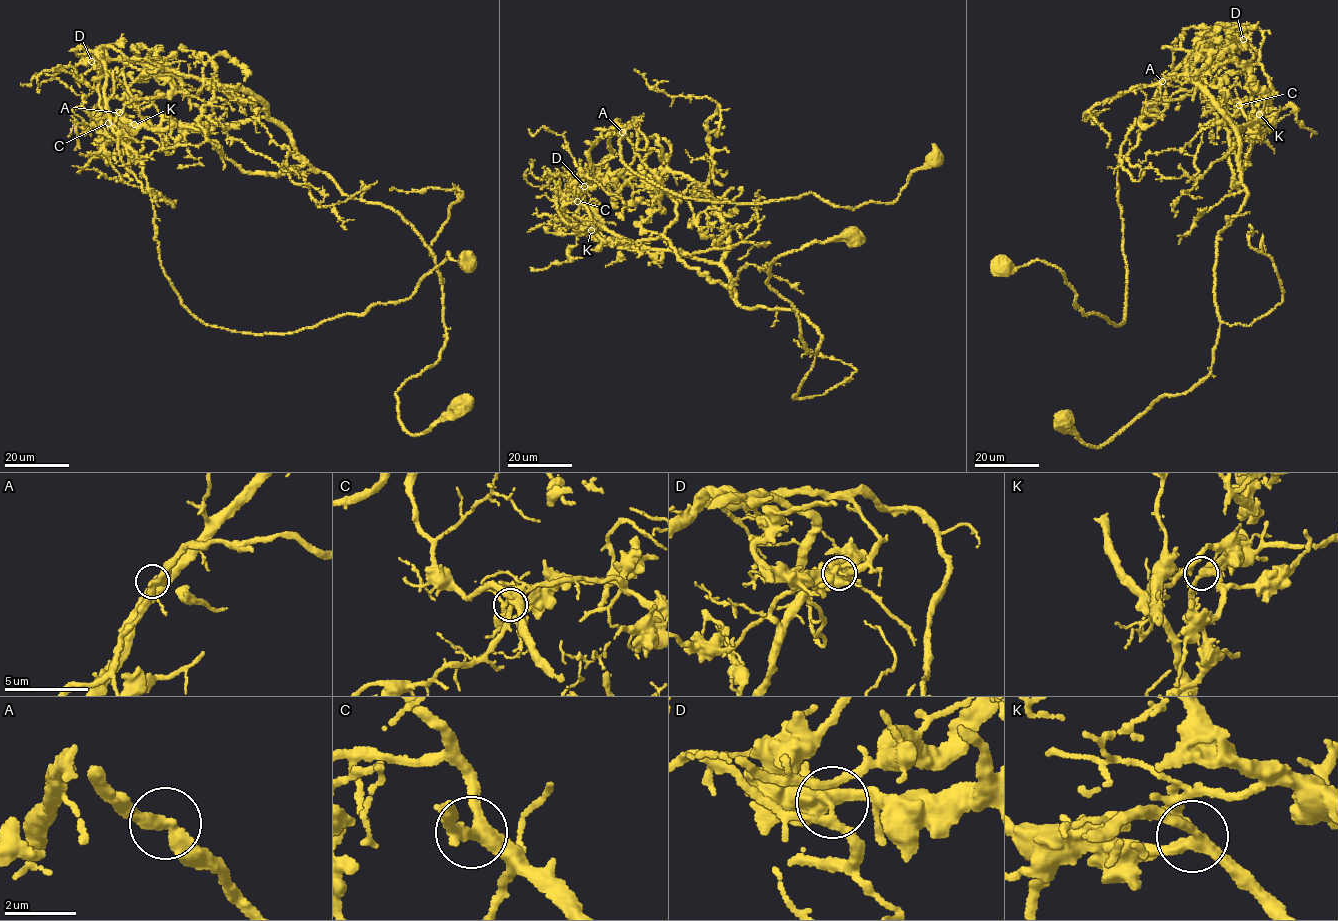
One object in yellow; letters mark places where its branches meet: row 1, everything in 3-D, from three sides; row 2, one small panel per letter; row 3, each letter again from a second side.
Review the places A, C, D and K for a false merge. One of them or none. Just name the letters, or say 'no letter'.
D

